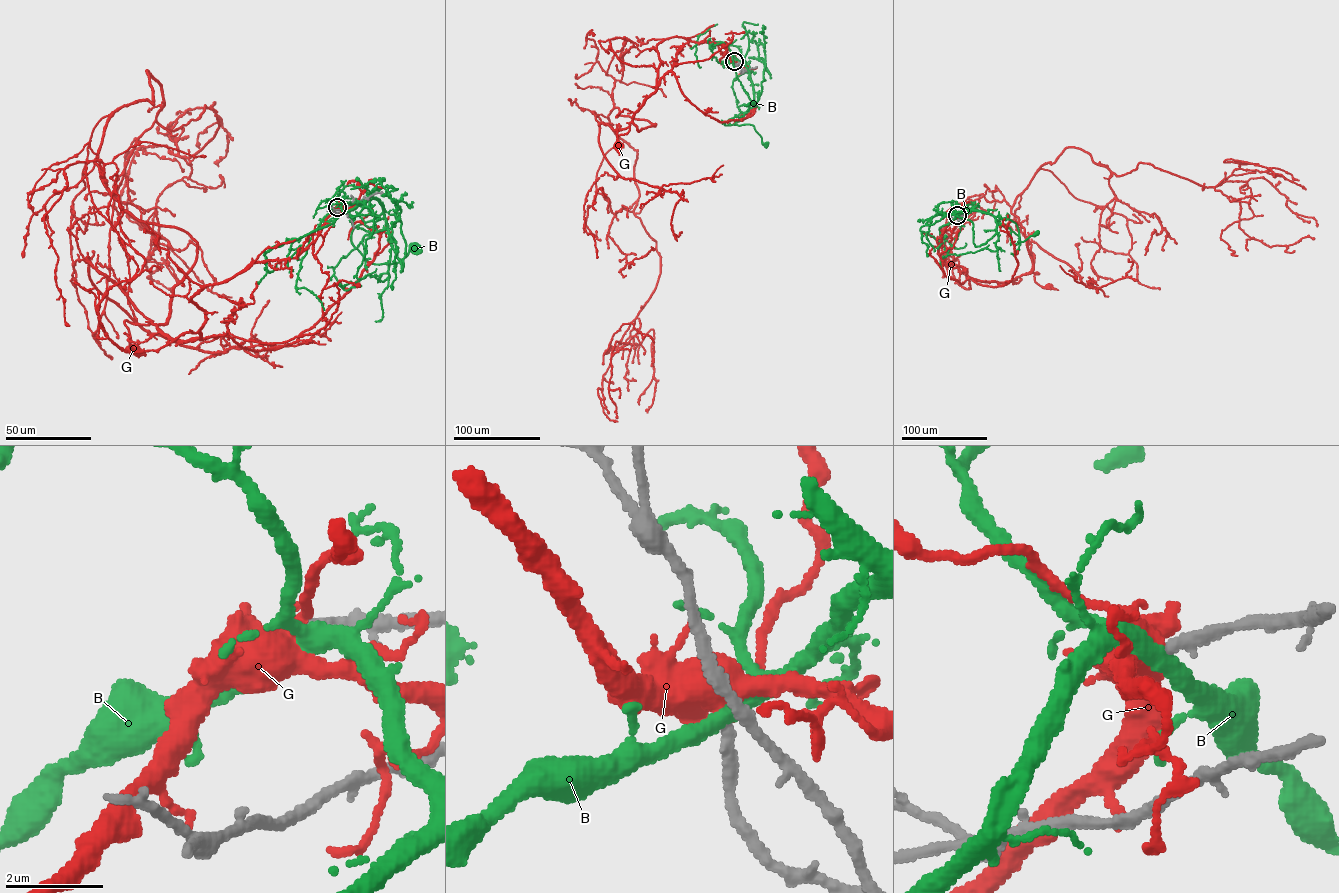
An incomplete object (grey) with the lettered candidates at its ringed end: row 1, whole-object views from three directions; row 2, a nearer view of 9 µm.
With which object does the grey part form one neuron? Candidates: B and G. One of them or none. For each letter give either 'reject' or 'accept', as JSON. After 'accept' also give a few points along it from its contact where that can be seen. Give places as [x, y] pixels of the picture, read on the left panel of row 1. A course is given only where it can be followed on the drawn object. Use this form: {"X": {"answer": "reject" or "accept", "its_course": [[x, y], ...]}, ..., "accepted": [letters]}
{"B": {"answer": "reject"}, "G": {"answer": "accept", "its_course": [[338, 207], [297, 256], [251, 263], [195, 293], [200, 338], [124, 321], [135, 349]]}, "accepted": ["G"]}

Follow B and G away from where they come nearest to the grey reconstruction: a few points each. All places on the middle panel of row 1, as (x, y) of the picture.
B: (734, 61), (738, 59), (745, 66), (754, 96), (750, 115), (734, 124), (752, 125), (766, 145)
G: (734, 61), (711, 42), (674, 37), (659, 43), (655, 91), (629, 131), (615, 131), (618, 145)

